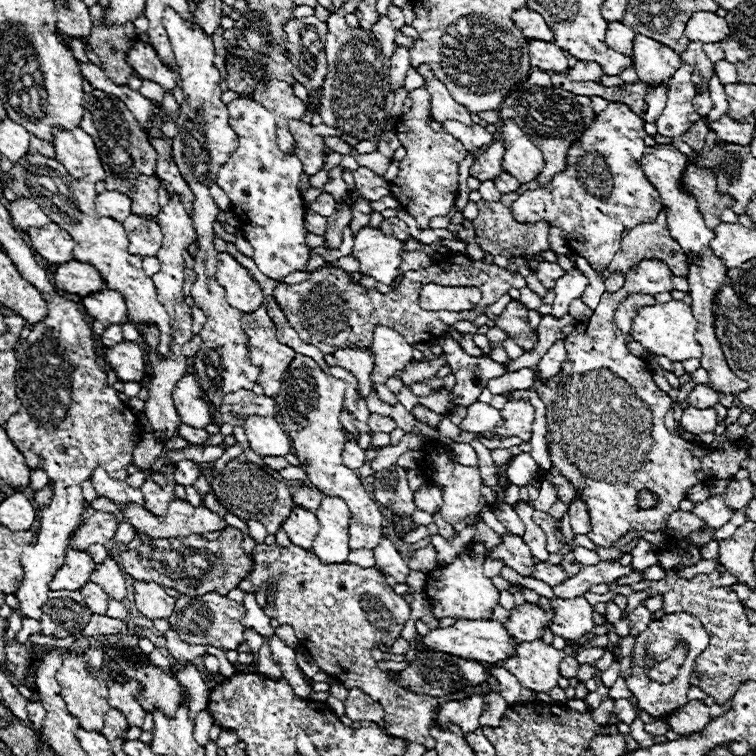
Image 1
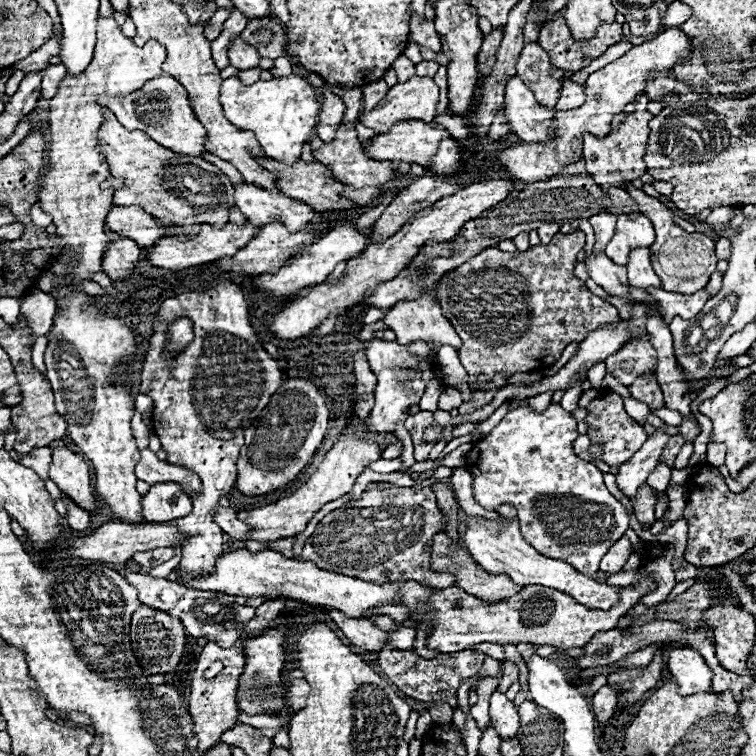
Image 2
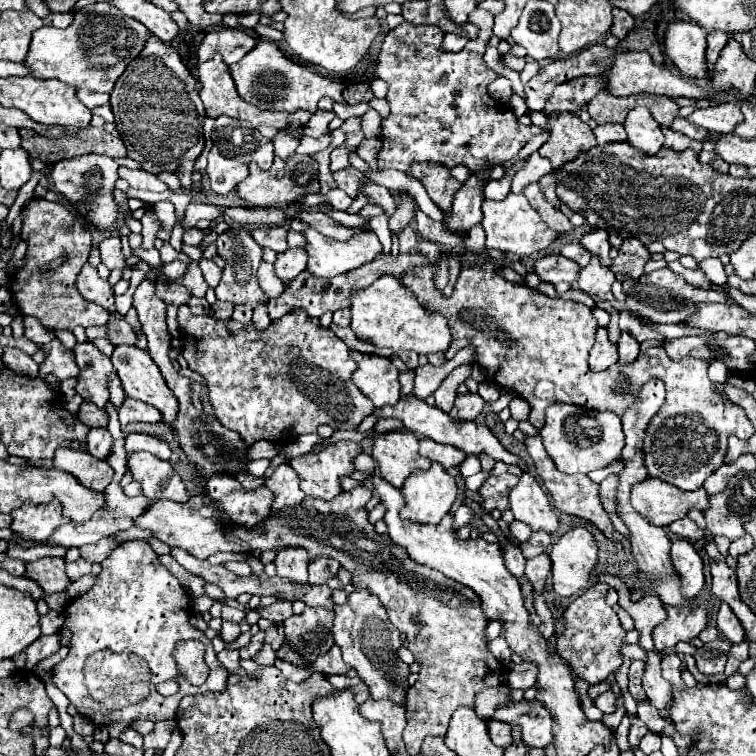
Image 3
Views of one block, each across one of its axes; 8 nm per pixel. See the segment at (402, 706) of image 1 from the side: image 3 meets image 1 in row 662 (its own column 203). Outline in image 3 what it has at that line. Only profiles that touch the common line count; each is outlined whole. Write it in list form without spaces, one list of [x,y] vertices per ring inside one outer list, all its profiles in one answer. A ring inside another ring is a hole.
[[[180,306],[178,324],[186,332],[182,354],[188,368],[204,376],[218,422],[228,430],[236,430],[250,446],[258,440],[284,444],[292,436],[316,432],[320,424],[328,424],[334,430],[356,430],[358,424],[374,412],[374,404],[362,398],[354,382],[350,382],[354,360],[348,354],[348,346],[330,328],[322,330],[316,318],[286,314],[282,322],[272,322],[268,330],[260,332],[254,324],[242,326],[234,320],[222,322],[212,316],[194,316],[188,306]]]

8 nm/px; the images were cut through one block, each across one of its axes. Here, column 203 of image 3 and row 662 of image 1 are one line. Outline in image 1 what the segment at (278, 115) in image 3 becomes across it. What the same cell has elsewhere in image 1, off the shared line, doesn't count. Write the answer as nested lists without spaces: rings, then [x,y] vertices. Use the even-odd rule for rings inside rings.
[[[90,646],[88,650],[84,650],[84,654],[66,654],[64,662],[56,674],[60,686],[62,686],[62,694],[66,694],[66,704],[70,706],[70,714],[74,714],[78,718],[78,724],[86,730],[102,730],[104,726],[104,716],[110,710],[108,704],[108,670],[102,668],[102,656],[104,656],[104,646]],[[86,666],[94,666],[98,672],[96,676],[88,674]]]

